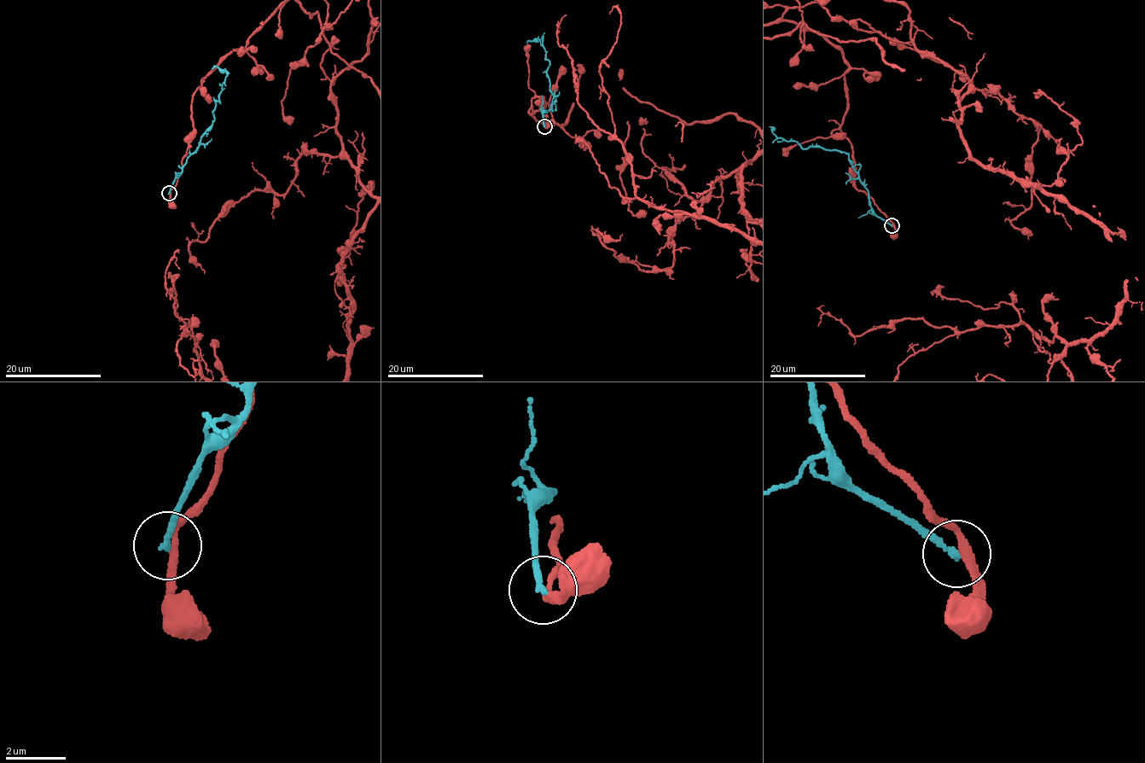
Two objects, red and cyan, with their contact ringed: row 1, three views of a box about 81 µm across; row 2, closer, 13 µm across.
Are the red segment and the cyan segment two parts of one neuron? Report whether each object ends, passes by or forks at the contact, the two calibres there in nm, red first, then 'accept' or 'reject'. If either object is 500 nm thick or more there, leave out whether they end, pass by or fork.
red passes by | cyan ends | 260/200 nm | reject

